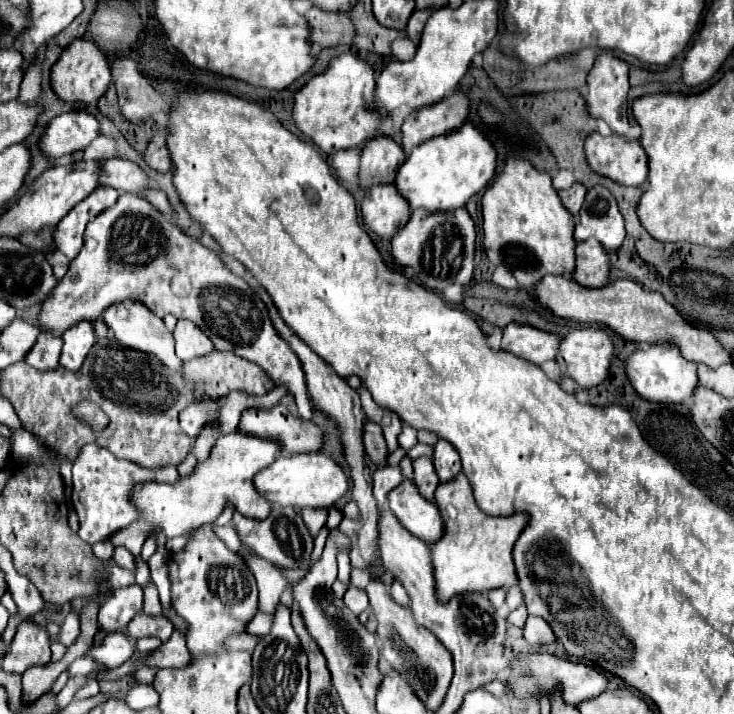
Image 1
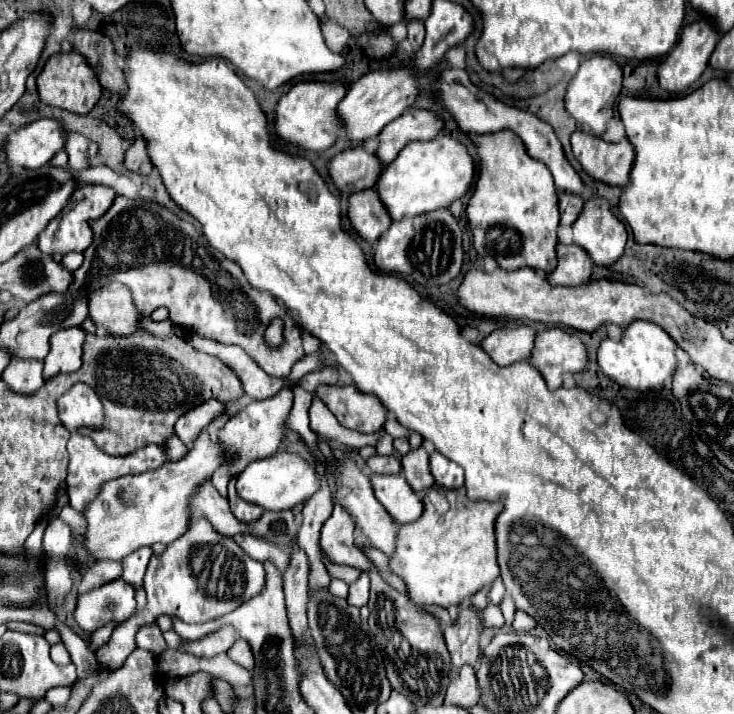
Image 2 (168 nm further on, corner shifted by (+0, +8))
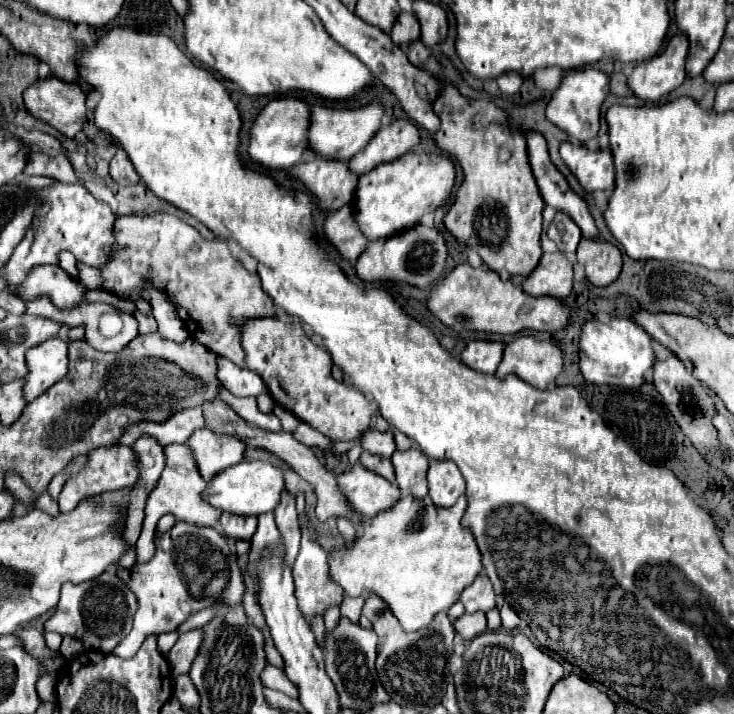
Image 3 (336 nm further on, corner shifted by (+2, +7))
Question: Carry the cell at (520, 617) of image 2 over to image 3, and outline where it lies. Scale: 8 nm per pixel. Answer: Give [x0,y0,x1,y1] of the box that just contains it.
[500,604,520,630]

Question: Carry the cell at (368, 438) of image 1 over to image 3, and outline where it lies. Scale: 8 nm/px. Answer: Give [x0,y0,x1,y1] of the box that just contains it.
[242,316,376,440]

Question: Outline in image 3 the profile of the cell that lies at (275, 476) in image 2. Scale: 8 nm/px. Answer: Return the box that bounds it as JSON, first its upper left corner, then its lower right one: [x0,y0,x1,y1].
[202,462,284,516]

